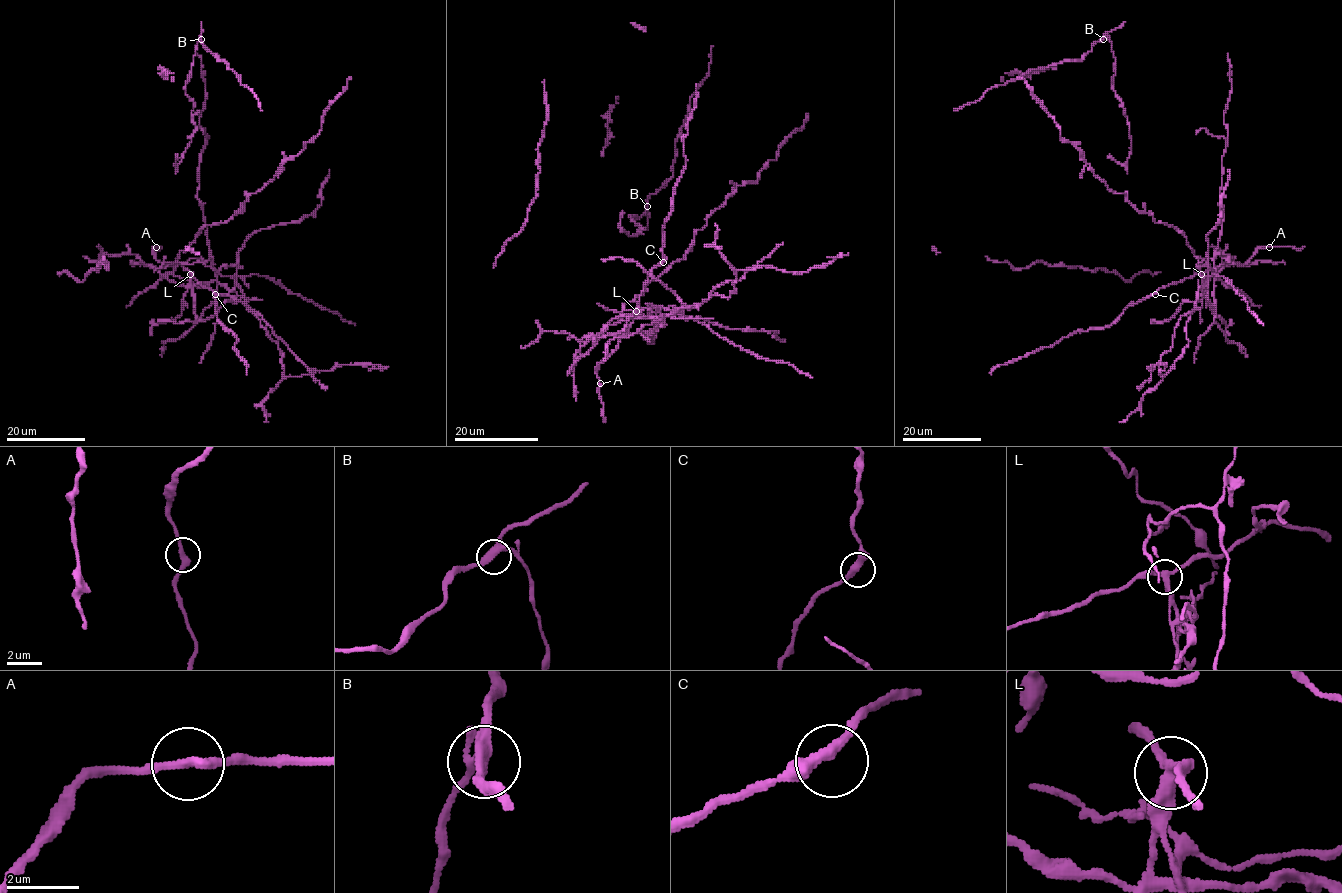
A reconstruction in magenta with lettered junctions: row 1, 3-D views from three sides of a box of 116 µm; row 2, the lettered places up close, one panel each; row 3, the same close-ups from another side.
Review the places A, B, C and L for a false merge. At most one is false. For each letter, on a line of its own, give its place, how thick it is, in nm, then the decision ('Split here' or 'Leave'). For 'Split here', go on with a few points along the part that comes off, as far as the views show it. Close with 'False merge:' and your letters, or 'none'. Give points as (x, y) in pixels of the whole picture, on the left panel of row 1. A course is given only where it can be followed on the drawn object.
A: Place: (156, 247). Thickness 280 nm. Leave
B: Place: (201, 39). Thickness 320 nm. Leave
C: Place: (215, 294). Thickness 320 nm. Leave
L: Place: (190, 274). Thickness 280 nm. Split here
False merge: L

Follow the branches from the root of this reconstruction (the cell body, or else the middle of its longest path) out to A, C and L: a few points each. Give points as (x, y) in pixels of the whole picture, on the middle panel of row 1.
A: (659, 321), (640, 307), (604, 327), (604, 336), (621, 337), (597, 366), (600, 383)
C: (659, 321), (654, 312), (640, 307), (623, 310), (616, 323), (632, 317), (648, 273), (663, 262)
L: (659, 321), (654, 312), (640, 307), (623, 310), (616, 323), (631, 318), (636, 311)

